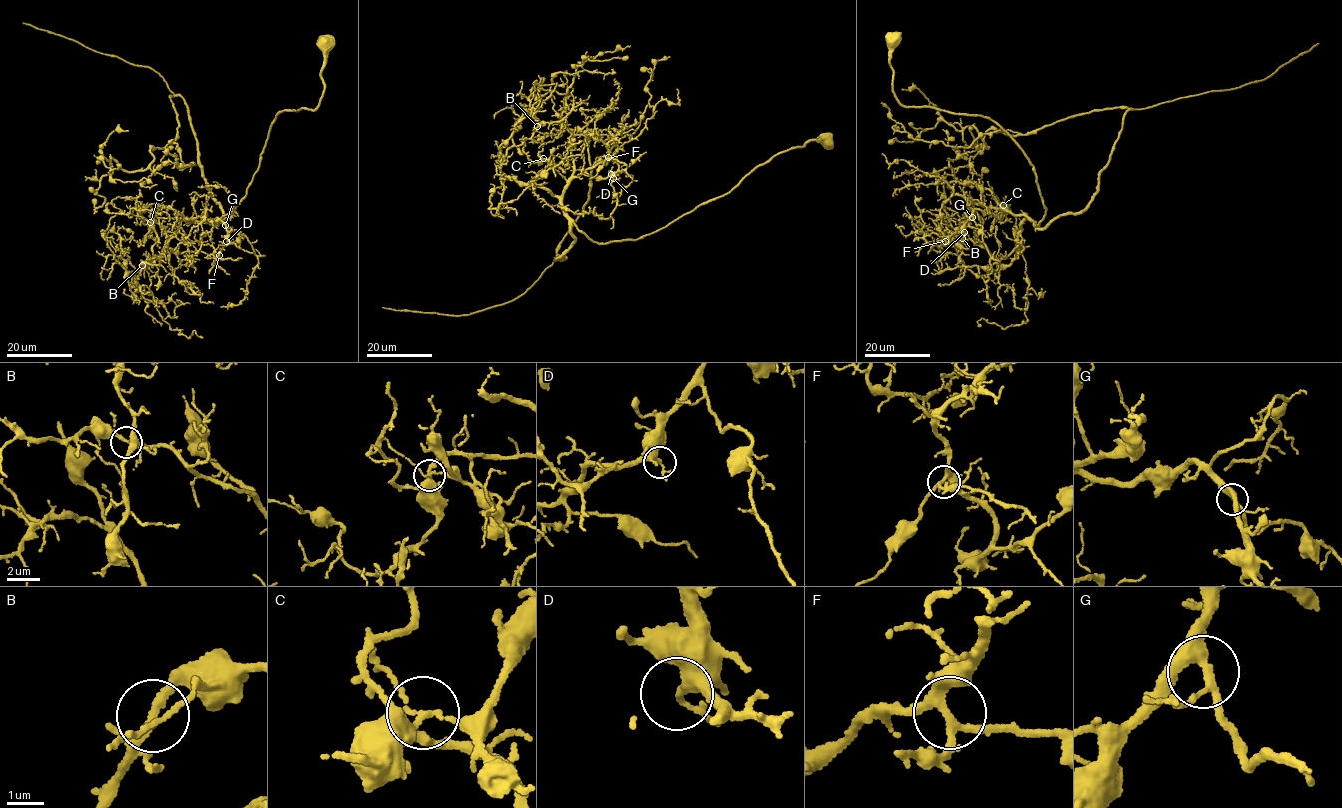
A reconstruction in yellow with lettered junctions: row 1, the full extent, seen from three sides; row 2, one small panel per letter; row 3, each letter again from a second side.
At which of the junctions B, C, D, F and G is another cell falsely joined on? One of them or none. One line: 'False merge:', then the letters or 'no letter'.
False merge: C

